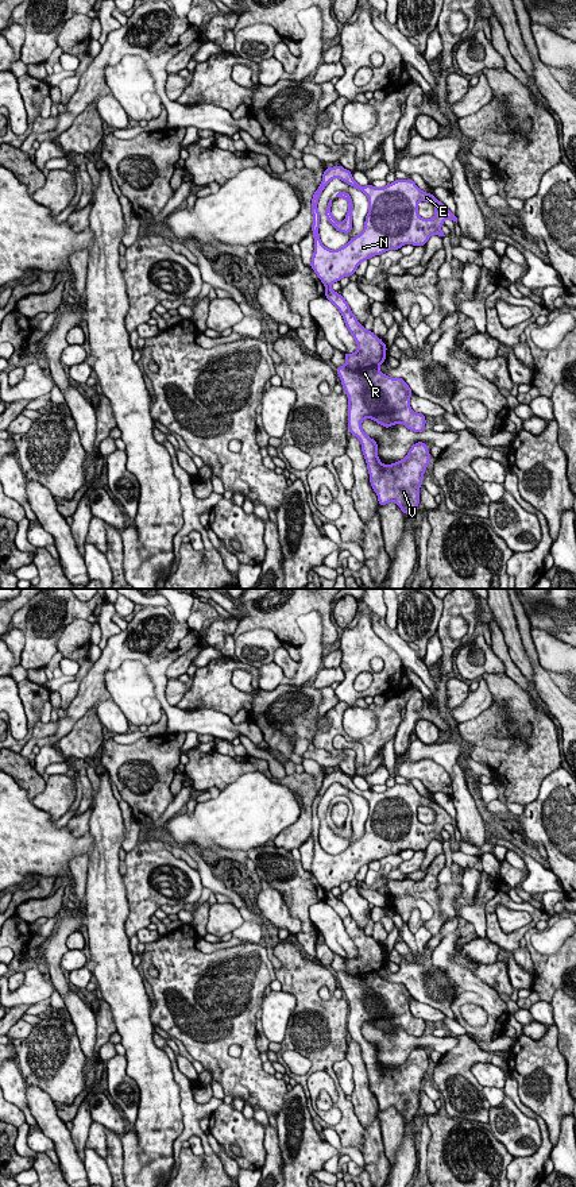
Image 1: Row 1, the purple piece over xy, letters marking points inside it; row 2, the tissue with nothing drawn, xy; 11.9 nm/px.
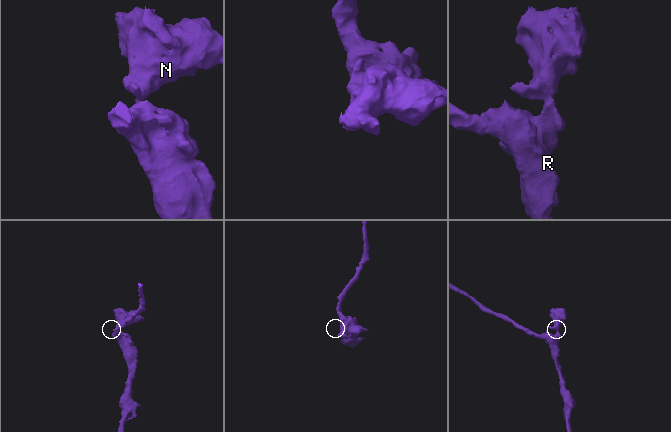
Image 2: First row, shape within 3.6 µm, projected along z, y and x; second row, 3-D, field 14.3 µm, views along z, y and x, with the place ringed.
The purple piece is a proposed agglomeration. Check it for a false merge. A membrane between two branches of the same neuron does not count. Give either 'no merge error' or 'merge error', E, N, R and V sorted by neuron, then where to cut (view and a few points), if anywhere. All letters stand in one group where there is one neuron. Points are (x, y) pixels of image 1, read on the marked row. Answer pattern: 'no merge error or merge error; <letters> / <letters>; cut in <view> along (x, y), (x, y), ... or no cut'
merge error; E N / R V; cut in xy along (325, 285), (329, 286)

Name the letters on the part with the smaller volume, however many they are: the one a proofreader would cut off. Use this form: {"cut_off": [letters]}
{"cut_off": ["E", "N"]}

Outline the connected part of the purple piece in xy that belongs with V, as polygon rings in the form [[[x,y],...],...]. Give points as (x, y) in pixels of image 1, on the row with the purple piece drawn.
[[[325,286],[325,297],[339,309],[357,344],[353,354],[344,352],[345,365],[337,367],[349,404],[348,431],[362,443],[371,487],[378,496],[379,505],[393,501],[406,516],[413,516],[430,462],[426,443],[417,442],[403,459],[383,465],[378,458],[378,444],[362,429],[362,421],[372,419],[384,428],[402,423],[410,431],[424,432],[425,415],[411,409],[413,392],[403,378],[393,378],[379,370],[387,351],[382,339],[357,321],[349,304],[332,286]]]

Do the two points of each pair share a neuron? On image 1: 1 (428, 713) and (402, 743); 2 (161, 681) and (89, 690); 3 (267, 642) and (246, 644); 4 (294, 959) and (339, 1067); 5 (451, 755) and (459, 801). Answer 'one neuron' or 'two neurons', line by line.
1: one neuron
2: two neurons
3: one neuron
4: two neurons
5: two neurons

